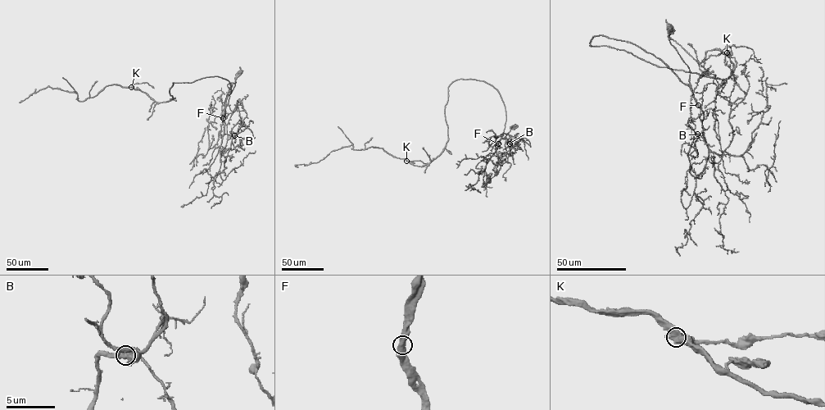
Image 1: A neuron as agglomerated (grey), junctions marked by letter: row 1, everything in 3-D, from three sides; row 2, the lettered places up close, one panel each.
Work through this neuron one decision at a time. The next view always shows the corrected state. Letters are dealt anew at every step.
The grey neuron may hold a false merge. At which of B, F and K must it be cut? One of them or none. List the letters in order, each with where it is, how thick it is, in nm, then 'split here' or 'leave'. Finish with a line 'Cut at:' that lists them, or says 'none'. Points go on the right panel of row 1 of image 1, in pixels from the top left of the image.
B: at (697, 134); 600 nm thick; leave
F: at (698, 105); 600 nm thick; leave
K: at (727, 52); 650 nm thick; leave
Cut at: none

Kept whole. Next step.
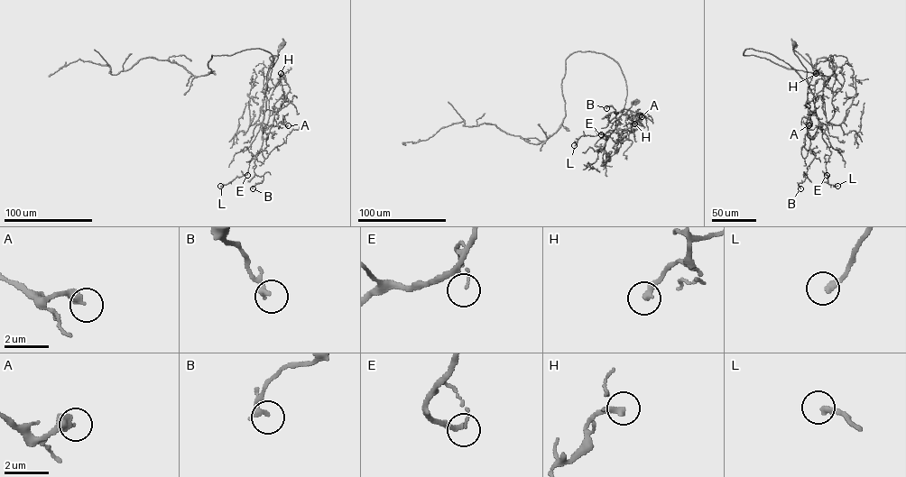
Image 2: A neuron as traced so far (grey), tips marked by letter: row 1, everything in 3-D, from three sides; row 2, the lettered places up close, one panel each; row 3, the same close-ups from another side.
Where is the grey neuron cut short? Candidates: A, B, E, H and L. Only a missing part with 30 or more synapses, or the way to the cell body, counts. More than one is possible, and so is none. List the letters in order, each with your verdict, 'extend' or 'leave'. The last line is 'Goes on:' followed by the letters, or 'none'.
A: leave
B: leave
E: leave
H: leave
L: leave
Goes on: none

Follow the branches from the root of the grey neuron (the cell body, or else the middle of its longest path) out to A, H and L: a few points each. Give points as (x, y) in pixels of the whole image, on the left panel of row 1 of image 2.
A: (282, 43), (268, 74), (262, 139), (269, 133), (274, 116), (277, 123), (280, 122), (288, 125)
H: (282, 43), (268, 74), (262, 139), (269, 133), (274, 114), (290, 90), (285, 76), (281, 73)
L: (282, 43), (268, 74), (265, 110), (259, 132), (248, 148), (252, 158), (247, 173), (220, 186)

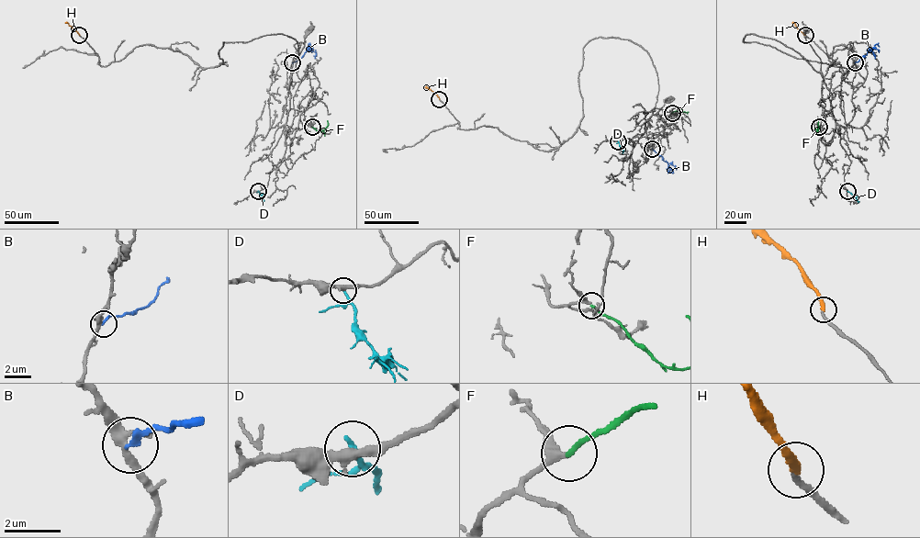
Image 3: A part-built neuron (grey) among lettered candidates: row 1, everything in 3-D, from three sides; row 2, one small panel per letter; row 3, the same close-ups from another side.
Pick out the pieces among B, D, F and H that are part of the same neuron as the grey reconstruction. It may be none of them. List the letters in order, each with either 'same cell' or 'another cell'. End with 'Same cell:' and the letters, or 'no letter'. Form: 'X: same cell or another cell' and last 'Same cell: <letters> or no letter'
B: another cell
D: another cell
F: another cell
H: same cell
Same cell: H

